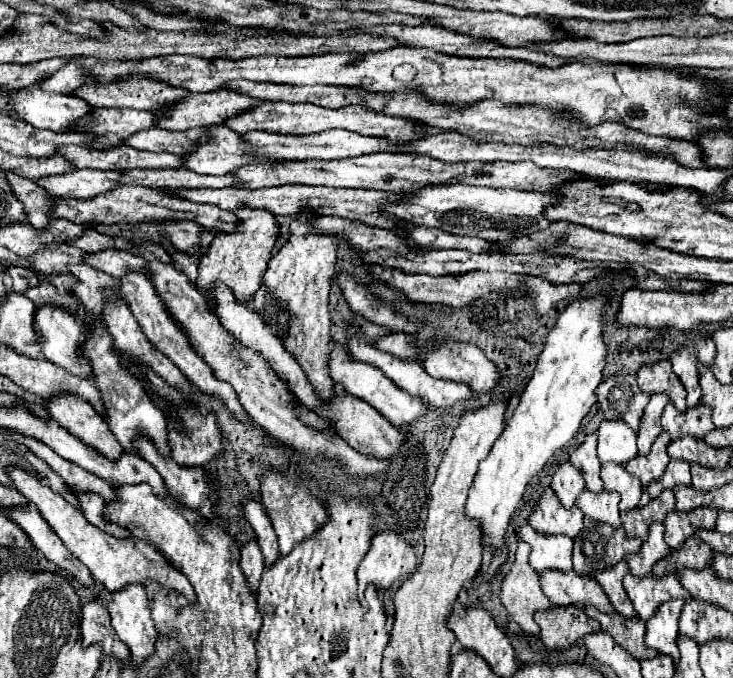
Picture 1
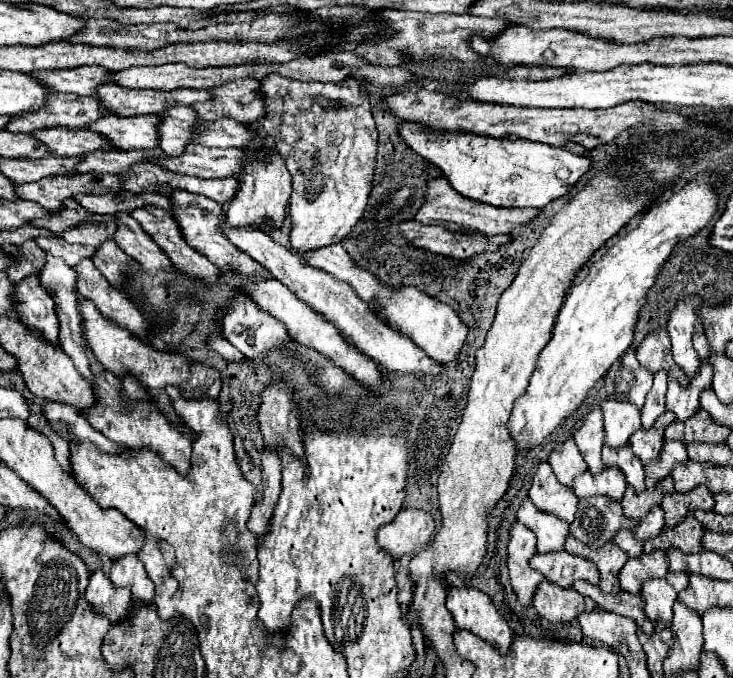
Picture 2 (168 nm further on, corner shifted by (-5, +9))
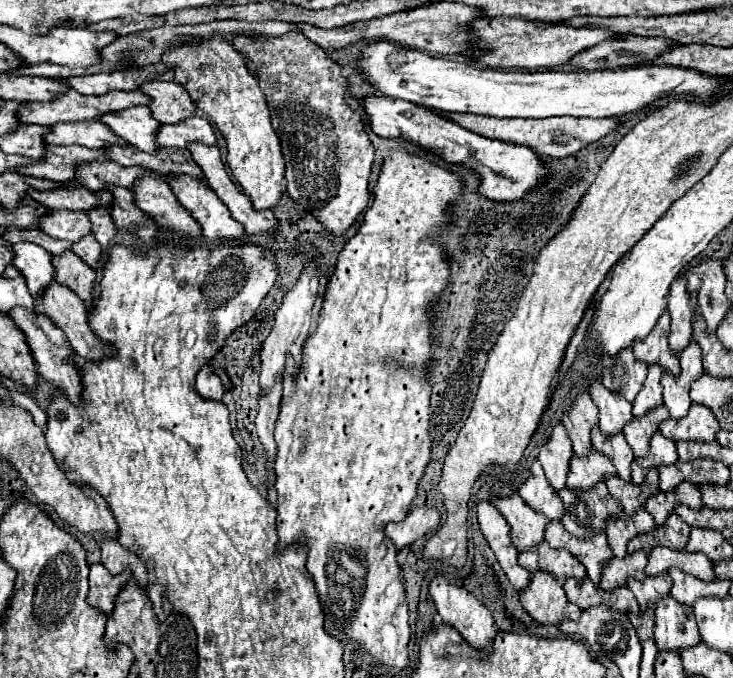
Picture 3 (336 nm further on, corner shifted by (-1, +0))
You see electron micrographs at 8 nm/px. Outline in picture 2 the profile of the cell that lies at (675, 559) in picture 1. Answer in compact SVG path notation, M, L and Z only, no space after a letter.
M687 514L683 522L679 522L675 528L663 528L659 536L649 538L643 544L643 550L651 552L651 550L679 548L681 552L695 554L697 550L701 550L701 538L703 538L703 526L695 520L693 514Z

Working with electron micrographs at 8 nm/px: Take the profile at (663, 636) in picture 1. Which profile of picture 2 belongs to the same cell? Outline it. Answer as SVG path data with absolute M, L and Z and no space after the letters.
M669 572L663 578L647 580L643 584L641 598L645 600L645 614L653 624L657 624L657 620L663 620L667 626L671 626L673 604L677 600L677 594L687 584L689 584L687 574L675 574L675 572Z

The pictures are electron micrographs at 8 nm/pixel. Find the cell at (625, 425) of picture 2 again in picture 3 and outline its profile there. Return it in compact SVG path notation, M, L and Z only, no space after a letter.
M601 381L591 383L589 395L595 401L595 405L599 407L599 429L605 437L613 437L615 433L623 431L623 427L633 419L631 403L627 403L627 399L617 397L611 391L607 391L601 385Z

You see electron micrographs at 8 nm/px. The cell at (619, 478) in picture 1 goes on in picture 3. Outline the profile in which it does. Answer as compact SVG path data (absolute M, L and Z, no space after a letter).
M595 429L591 431L591 441L593 441L593 449L599 451L601 455L609 457L611 463L617 469L617 475L623 481L631 481L631 463L633 463L633 451L627 445L623 433L615 435L615 439L603 439L601 431Z

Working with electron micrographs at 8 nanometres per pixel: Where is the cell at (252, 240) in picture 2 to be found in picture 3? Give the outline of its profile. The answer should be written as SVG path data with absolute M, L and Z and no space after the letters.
M171 175L171 189L179 203L193 215L193 219L197 219L207 239L223 241L245 237L243 225L235 223L223 201L201 181L187 175Z

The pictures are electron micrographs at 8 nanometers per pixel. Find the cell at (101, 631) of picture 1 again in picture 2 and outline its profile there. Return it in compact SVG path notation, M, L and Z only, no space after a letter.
M101 570L91 574L85 600L91 602L95 610L105 614L111 622L119 622L131 614L131 594L127 594L127 590L115 590L111 580Z

